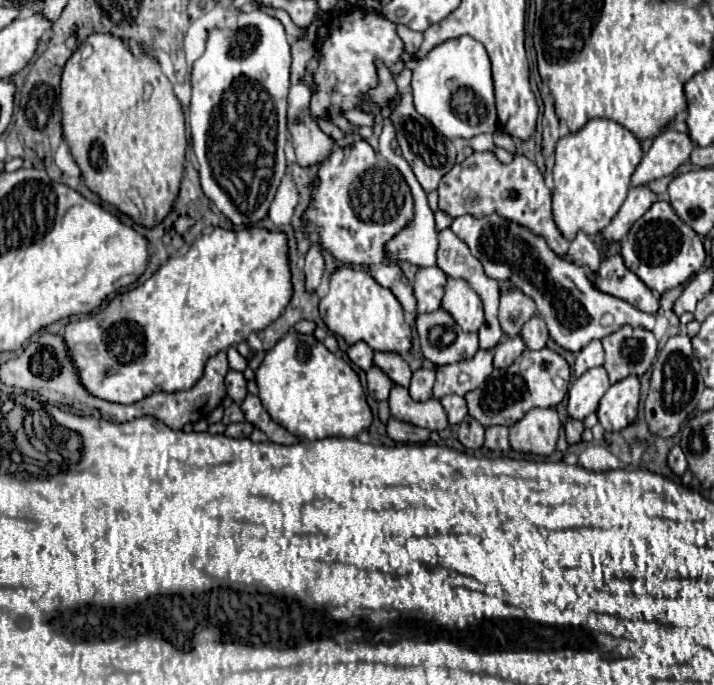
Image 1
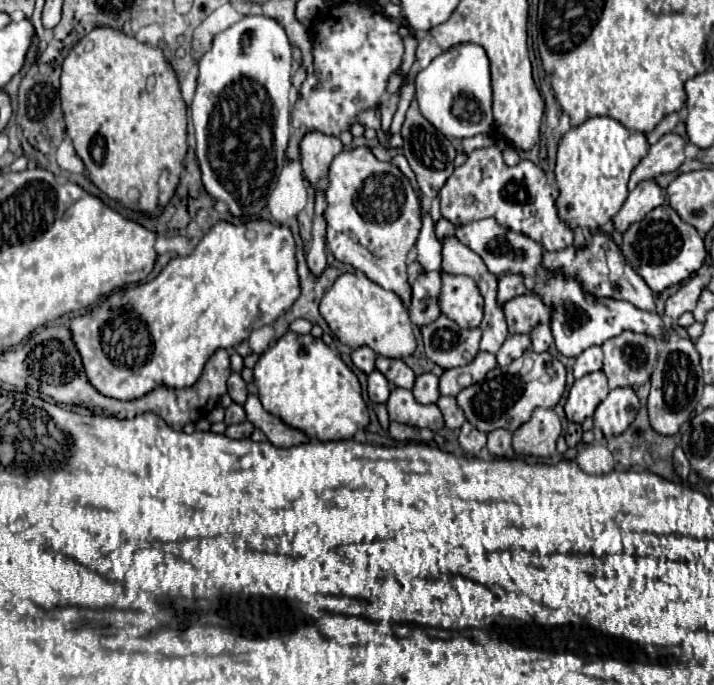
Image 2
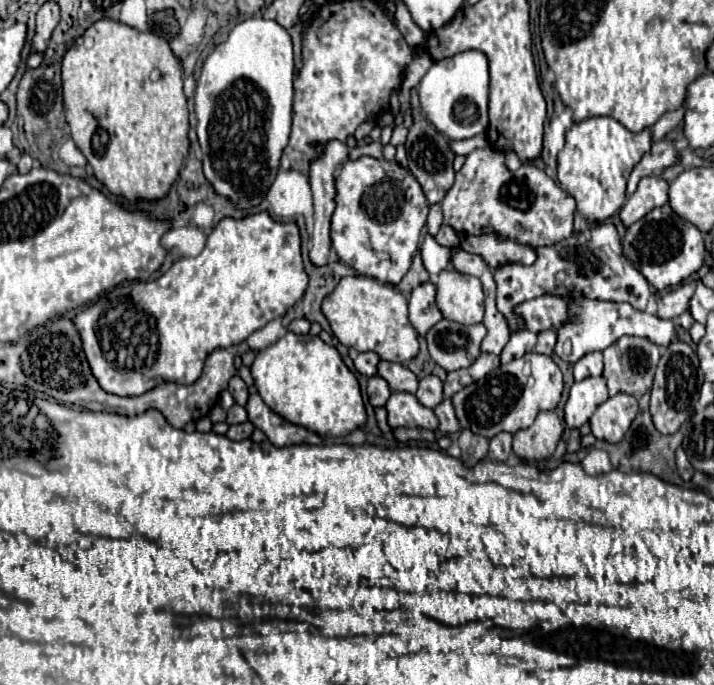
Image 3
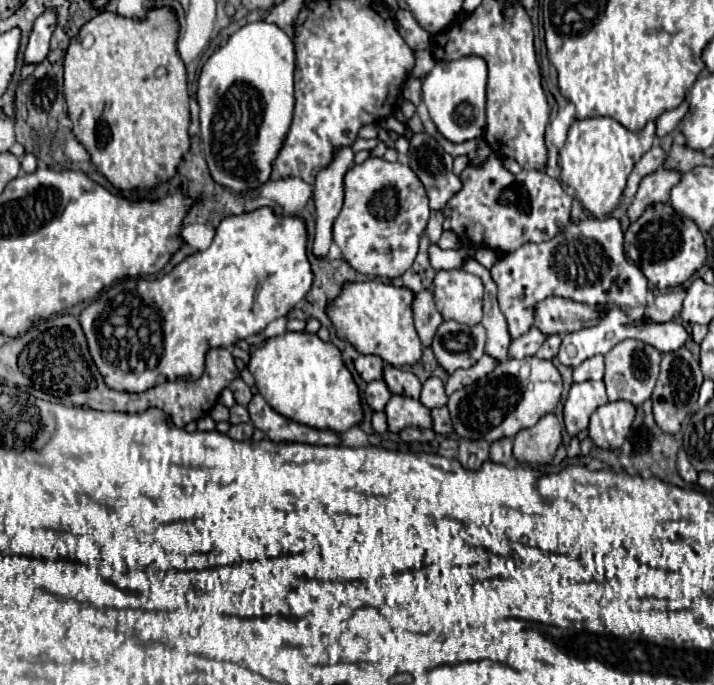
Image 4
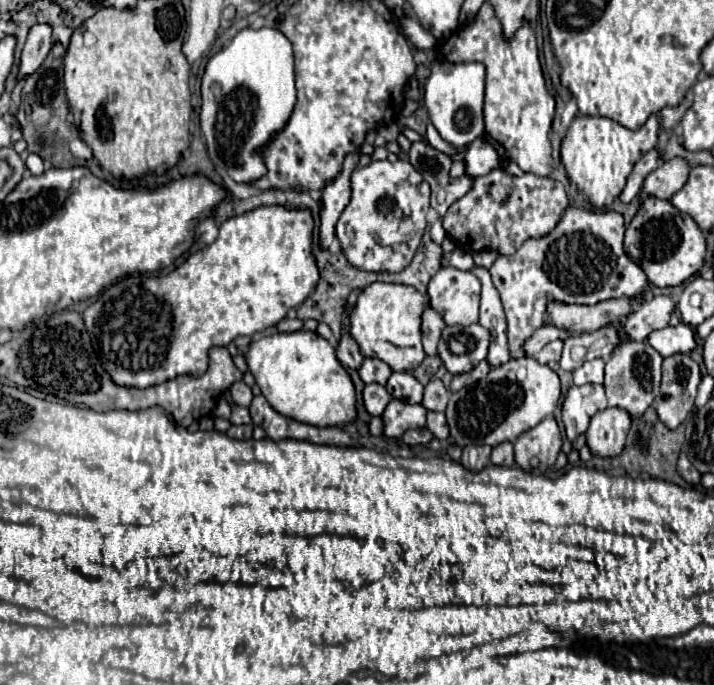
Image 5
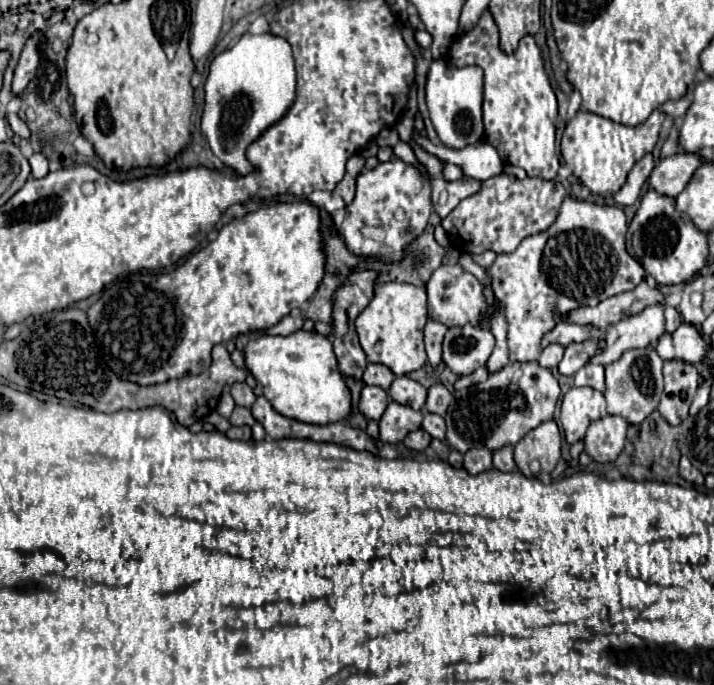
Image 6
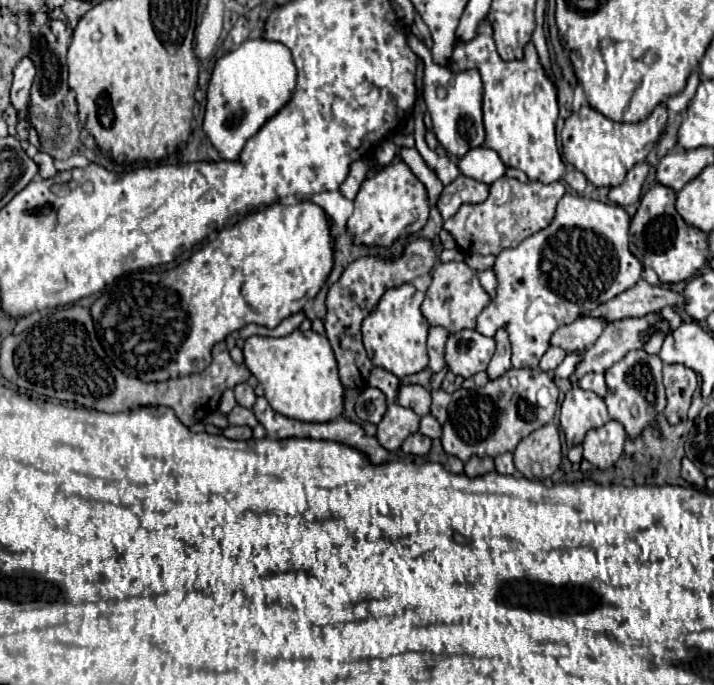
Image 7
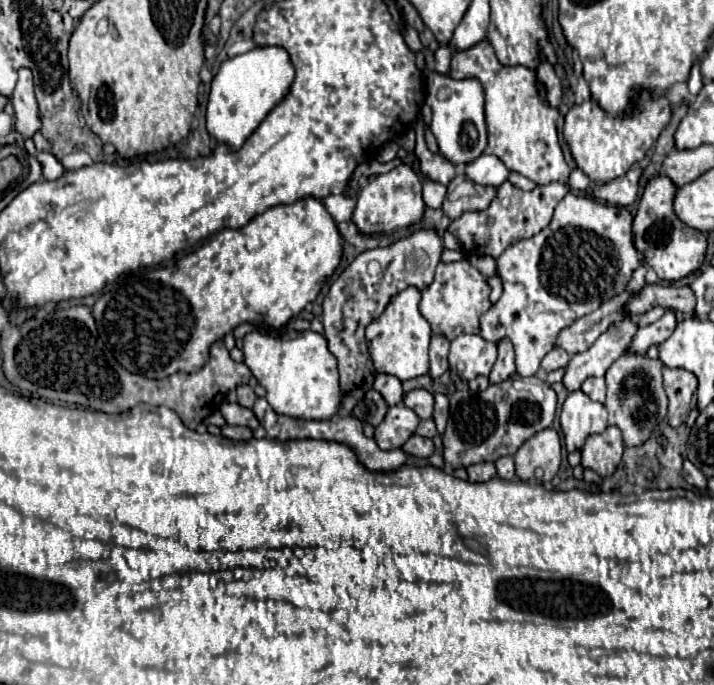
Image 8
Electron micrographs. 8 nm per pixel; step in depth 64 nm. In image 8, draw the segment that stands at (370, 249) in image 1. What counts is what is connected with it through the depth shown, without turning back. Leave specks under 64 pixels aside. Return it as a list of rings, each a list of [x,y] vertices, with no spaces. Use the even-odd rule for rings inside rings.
[[[398,164],[386,174],[378,174],[374,180],[370,180],[356,198],[356,208],[352,214],[352,222],[356,228],[366,234],[376,234],[376,224],[386,224],[388,228],[408,228],[412,224],[418,224],[424,216],[424,200],[422,200],[422,182],[418,174],[408,164]]]

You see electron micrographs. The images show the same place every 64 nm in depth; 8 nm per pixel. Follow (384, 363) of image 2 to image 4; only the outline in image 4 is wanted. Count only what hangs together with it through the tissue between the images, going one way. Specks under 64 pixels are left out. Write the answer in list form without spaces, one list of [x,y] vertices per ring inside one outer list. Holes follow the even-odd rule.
[[[384,364],[384,382],[388,384],[392,394],[402,394],[402,396],[410,396],[410,398],[418,398],[420,396],[420,380],[404,368],[396,368],[392,364]]]

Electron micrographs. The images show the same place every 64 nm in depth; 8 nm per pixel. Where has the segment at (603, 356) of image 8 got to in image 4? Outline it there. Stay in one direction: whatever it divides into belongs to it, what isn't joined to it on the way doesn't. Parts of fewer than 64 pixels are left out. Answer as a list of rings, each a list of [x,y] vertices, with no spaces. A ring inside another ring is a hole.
[[[676,290],[676,292],[656,296],[654,304],[646,306],[644,318],[650,318],[654,322],[670,322],[670,320],[674,320],[680,314],[684,292],[686,290]]]

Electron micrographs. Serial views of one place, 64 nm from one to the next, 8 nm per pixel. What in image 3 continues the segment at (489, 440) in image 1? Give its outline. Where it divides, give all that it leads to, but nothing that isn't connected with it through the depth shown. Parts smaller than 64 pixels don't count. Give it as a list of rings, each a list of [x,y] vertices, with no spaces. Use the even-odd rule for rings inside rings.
[[[498,432],[494,438],[490,438],[488,458],[490,460],[496,460],[496,462],[514,460],[514,454],[512,454],[512,434]]]

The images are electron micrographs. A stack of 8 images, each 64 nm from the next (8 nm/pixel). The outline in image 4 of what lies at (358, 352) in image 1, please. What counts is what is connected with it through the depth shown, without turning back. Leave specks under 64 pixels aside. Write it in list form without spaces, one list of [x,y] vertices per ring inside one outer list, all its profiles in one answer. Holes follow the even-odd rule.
[[[360,354],[356,360],[354,360],[354,366],[356,366],[356,372],[366,380],[366,382],[372,382],[372,380],[380,380],[382,378],[382,366],[384,362],[380,360],[380,356],[364,356]]]

